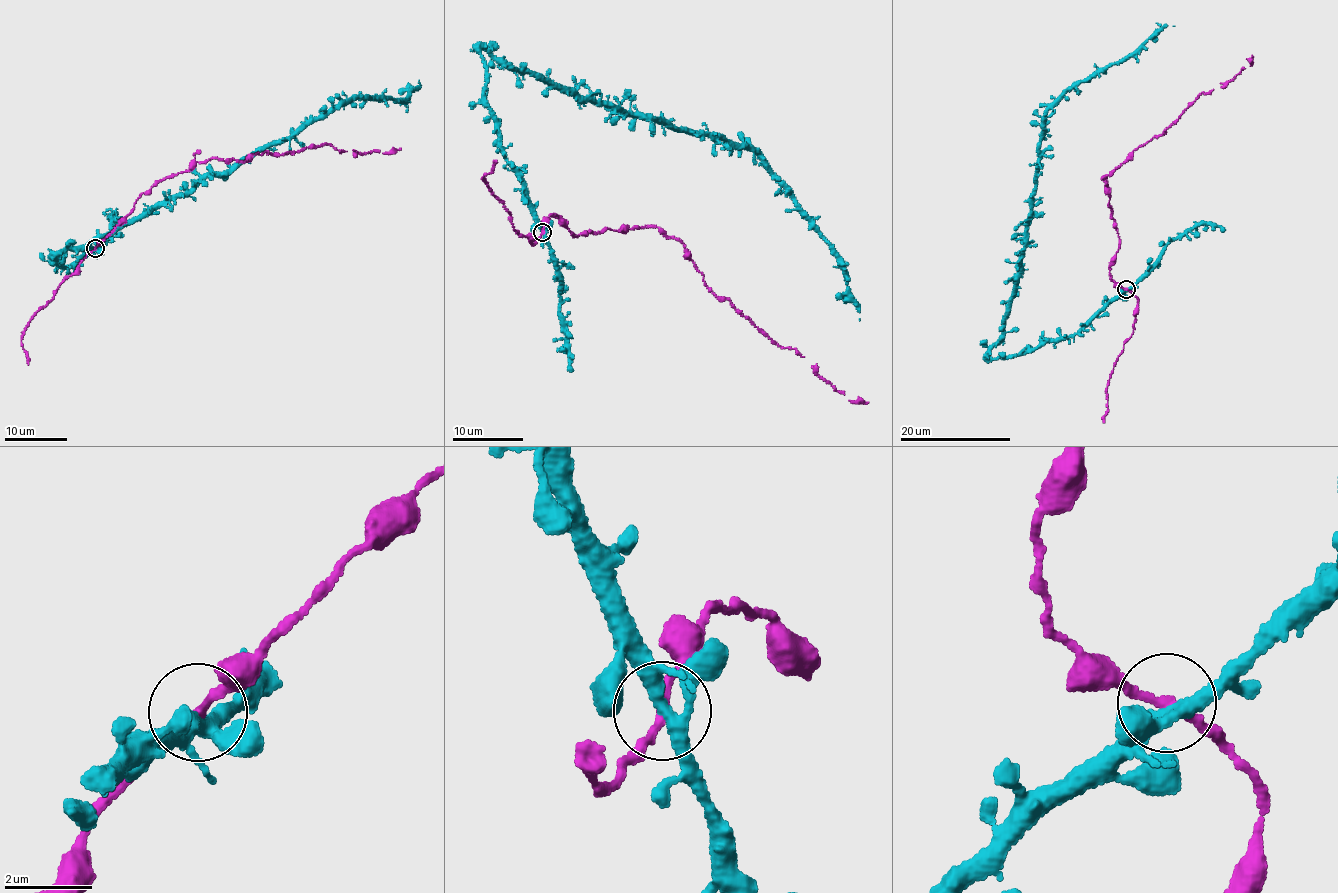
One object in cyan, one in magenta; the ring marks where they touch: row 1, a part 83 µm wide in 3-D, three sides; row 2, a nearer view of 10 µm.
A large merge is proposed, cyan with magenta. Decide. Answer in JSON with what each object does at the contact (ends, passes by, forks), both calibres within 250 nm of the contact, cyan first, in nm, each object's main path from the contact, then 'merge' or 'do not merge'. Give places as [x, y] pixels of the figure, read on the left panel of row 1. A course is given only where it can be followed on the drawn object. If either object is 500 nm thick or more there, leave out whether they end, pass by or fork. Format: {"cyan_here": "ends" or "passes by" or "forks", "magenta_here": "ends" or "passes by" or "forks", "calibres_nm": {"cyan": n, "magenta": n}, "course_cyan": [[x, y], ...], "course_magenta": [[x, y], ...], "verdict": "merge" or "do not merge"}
{"cyan_here": "forks", "magenta_here": "passes by", "calibres_nm": {"cyan": 320, "magenta": 190}, "course_cyan": [[94, 249], [64, 268], [52, 264], [357, 98], [398, 102], [418, 90]], "course_magenta": [[94, 247], [143, 192], [197, 162], [245, 161], [327, 143], [358, 153], [401, 148]], "verdict": "merge"}

